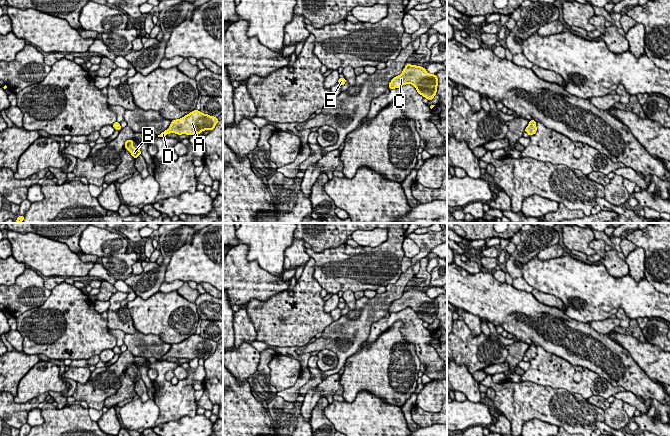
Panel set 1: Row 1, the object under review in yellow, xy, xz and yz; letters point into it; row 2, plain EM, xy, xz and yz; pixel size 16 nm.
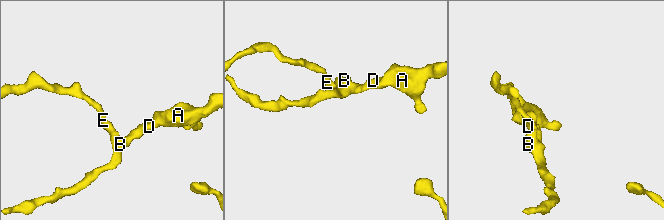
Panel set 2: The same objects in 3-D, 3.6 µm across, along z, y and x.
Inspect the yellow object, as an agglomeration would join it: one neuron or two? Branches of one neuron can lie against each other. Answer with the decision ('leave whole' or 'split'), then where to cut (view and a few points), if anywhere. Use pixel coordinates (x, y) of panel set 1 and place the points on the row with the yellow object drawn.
leave whole | no cut

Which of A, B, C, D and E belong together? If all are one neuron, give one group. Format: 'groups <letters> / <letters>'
groups A B C D E

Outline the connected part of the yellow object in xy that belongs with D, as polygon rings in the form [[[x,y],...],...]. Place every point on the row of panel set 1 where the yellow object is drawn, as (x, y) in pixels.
[[[194,110],[181,119],[172,120],[169,128],[158,137],[165,137],[169,133],[178,135],[200,134],[204,130],[213,130],[218,121],[217,117]]]

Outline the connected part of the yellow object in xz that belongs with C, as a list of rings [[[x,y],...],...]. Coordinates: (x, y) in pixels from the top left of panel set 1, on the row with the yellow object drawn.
[[[407,64],[402,73],[394,77],[389,83],[389,89],[399,88],[410,83],[417,92],[429,101],[434,98],[437,92],[438,78],[432,75],[421,66]]]

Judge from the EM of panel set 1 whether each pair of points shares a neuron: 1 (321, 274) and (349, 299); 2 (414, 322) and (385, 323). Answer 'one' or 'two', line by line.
1: two
2: one

